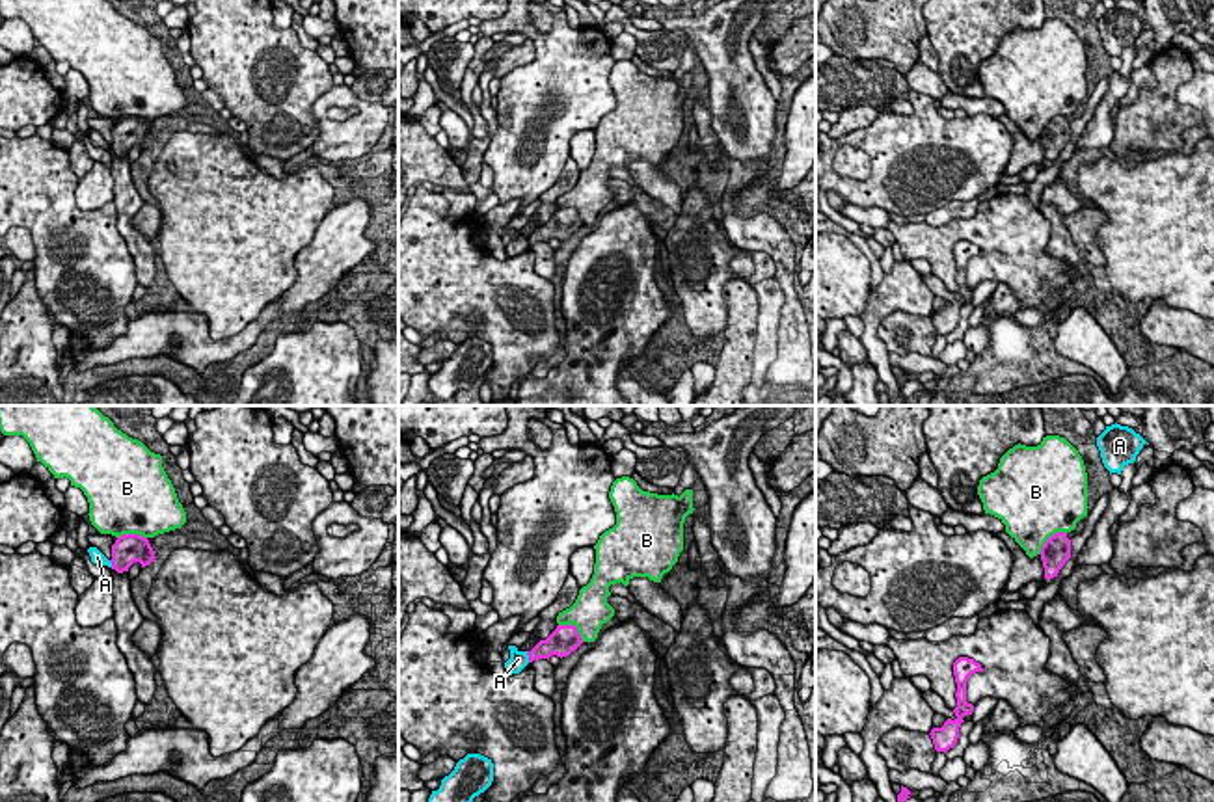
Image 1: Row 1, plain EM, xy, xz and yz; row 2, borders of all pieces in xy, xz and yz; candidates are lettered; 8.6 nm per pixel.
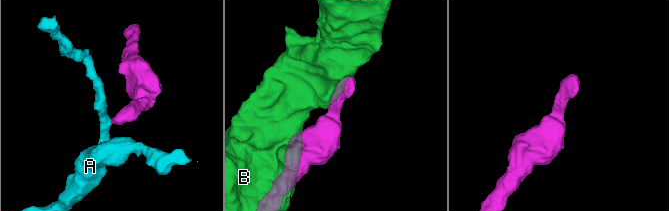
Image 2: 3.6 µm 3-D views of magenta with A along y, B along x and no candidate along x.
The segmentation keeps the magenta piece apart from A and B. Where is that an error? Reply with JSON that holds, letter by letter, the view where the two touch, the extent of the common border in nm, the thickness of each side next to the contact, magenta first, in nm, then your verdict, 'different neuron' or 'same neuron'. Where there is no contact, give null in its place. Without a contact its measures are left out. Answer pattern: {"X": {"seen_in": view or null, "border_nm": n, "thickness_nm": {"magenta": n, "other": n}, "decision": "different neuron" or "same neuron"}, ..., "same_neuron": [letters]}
{"A": {"seen_in": "xz", "border_nm": 100, "thickness_nm": {"magenta": 180, "other": 160}, "decision": "different neuron"}, "B": {"seen_in": "yz", "border_nm": 320, "thickness_nm": {"magenta": 240, "other": 480}, "decision": "different neuron"}, "same_neuron": []}

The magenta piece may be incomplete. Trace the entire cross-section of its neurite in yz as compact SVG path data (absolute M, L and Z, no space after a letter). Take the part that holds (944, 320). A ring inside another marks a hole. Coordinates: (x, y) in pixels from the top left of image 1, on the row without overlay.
M959 240L953 246L953 259L955 259L955 266L957 266L957 275L955 275L957 290L953 292L953 296L957 301L955 303L948 301L942 311L931 313L929 318L933 322L937 335L946 337L950 331L955 329L955 326L959 322L959 311L964 305L963 301L966 298L972 298L972 294L974 294L974 288L966 285L966 264L976 255L983 255L983 251L974 242Z

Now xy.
M123 117L112 128L112 153L117 156L128 154L134 145L140 145L142 151L149 149L155 143L155 134L147 121L140 117Z

